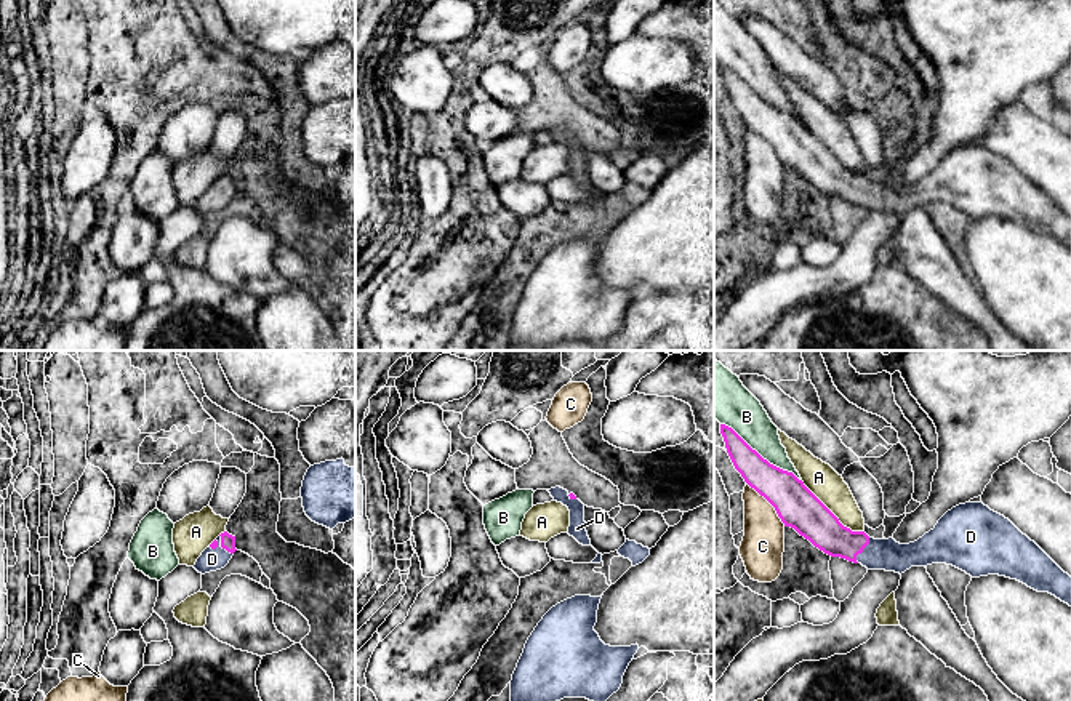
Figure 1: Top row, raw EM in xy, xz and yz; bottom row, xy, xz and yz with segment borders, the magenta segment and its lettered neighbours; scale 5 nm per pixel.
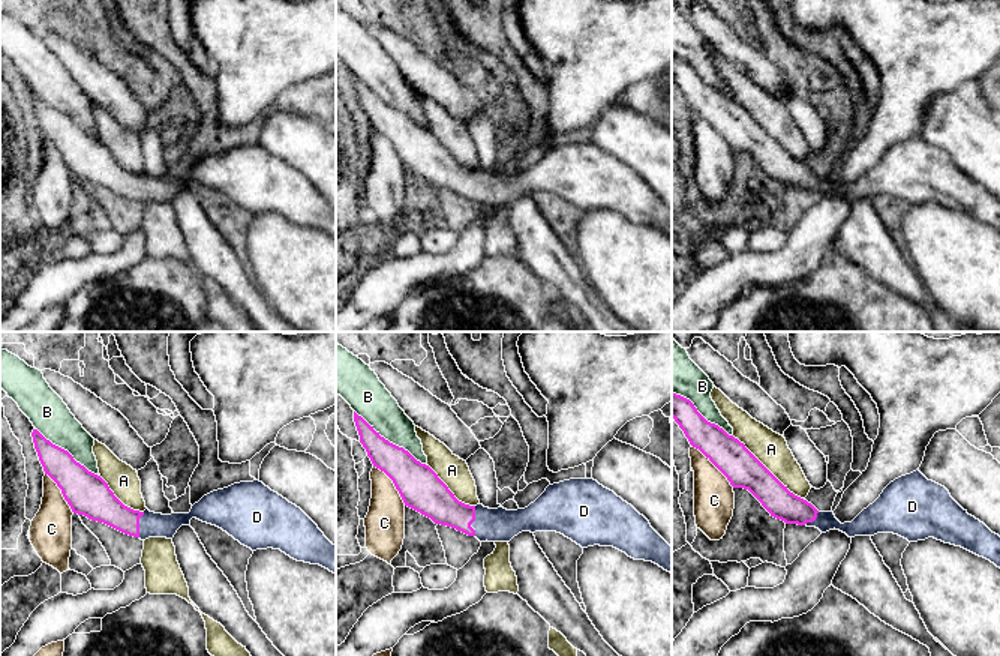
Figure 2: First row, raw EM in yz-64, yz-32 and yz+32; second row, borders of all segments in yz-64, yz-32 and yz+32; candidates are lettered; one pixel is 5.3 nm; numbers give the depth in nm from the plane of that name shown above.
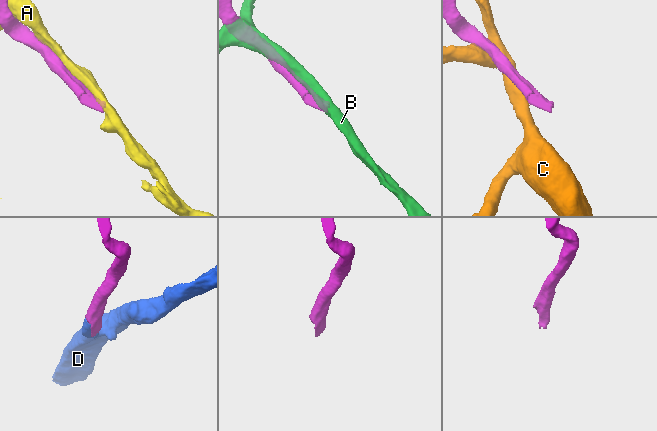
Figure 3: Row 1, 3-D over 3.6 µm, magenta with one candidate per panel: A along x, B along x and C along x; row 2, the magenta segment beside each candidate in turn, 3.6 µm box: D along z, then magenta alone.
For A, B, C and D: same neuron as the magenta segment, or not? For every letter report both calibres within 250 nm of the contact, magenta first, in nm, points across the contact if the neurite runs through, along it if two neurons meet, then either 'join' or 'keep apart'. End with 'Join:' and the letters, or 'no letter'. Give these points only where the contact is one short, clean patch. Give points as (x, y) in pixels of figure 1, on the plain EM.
A: calibres 200 and 160 nm; keep apart
B: calibres 190 and 200 nm; keep apart
C: calibres 200 and 220 nm; keep apart
D: calibres 80 and 110 nm; join
Join: D

